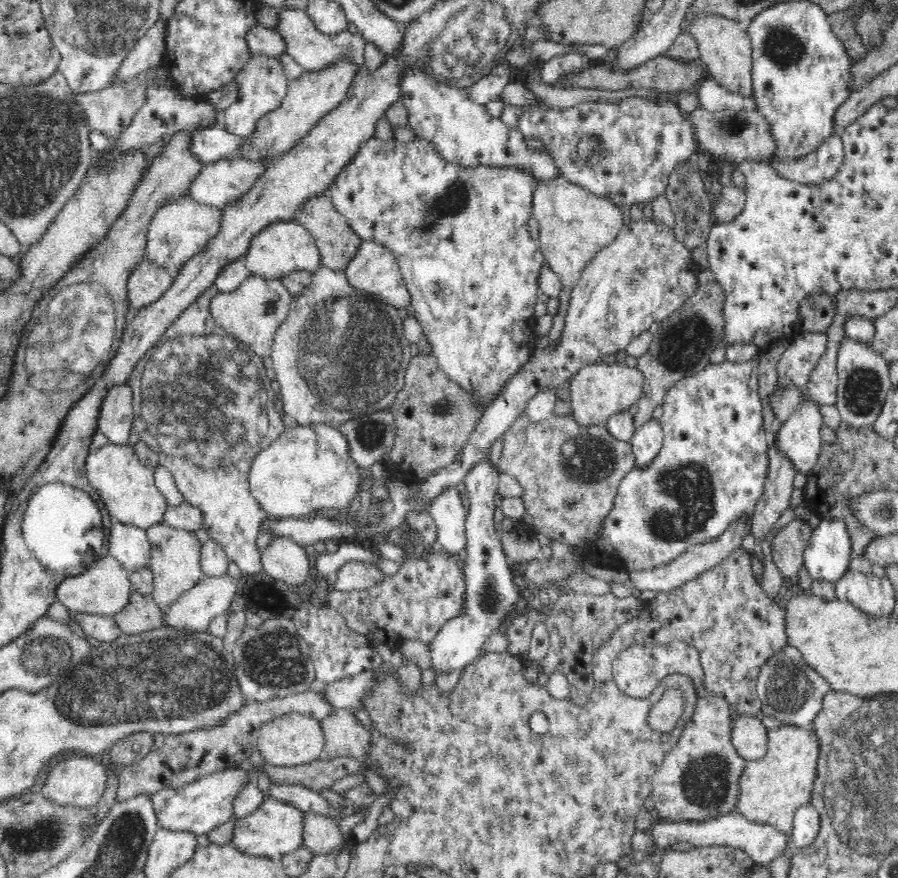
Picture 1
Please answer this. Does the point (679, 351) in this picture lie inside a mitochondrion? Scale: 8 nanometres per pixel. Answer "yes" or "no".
yes

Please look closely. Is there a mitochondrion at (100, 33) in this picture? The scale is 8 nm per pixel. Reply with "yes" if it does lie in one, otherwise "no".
yes

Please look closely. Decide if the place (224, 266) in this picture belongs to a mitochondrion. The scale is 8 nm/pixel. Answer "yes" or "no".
no

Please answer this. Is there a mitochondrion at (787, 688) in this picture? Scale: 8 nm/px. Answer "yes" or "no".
yes

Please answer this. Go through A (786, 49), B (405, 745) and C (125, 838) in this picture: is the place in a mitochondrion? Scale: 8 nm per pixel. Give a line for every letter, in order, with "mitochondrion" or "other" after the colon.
A: mitochondrion
B: other
C: mitochondrion

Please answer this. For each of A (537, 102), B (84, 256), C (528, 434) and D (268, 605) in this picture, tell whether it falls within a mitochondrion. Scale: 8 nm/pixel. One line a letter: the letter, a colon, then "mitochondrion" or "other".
A: other
B: other
C: other
D: mitochondrion

